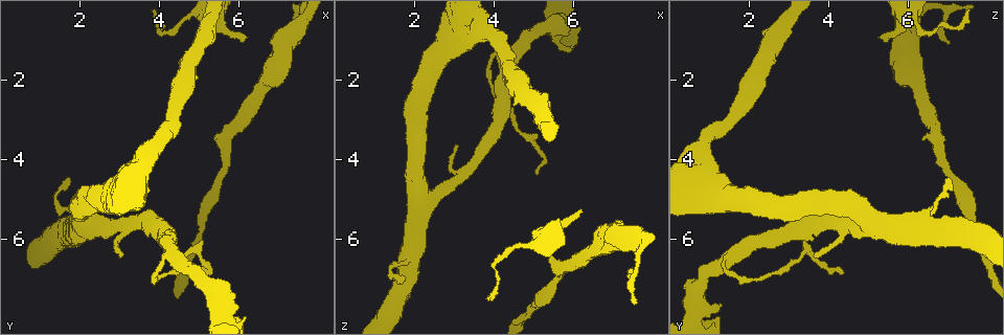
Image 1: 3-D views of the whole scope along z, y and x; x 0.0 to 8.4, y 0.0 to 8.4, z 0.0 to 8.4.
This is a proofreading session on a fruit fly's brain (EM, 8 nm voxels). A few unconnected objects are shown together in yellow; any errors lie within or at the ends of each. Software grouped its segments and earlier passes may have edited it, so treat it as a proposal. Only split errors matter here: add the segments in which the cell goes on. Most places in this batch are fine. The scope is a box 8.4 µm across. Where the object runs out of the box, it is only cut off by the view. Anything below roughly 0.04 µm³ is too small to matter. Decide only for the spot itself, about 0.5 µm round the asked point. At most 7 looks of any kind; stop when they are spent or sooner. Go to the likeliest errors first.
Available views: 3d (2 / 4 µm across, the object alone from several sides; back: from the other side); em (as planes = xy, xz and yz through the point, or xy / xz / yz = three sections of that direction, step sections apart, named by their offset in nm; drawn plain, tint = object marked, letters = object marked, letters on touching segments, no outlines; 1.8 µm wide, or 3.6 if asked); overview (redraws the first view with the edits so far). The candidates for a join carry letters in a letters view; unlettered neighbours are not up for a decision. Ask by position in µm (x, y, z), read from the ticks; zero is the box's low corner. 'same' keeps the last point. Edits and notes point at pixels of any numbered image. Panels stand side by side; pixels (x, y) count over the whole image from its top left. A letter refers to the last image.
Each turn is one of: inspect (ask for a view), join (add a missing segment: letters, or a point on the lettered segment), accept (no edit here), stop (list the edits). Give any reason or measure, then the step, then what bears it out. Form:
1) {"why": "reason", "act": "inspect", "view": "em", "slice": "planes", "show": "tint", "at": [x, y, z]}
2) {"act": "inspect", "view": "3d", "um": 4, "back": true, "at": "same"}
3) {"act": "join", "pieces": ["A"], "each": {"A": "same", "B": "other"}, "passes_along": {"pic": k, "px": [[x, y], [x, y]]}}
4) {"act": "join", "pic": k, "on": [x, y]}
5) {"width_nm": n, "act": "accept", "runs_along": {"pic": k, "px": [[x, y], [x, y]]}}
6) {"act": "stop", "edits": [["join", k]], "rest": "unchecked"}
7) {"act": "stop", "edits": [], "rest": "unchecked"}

{"why": "free end", "act": "inspect", "view": "em", "slice": "xy", "step": 4, "show": "letters", "at": [6.15, 0.90, 5.25]}

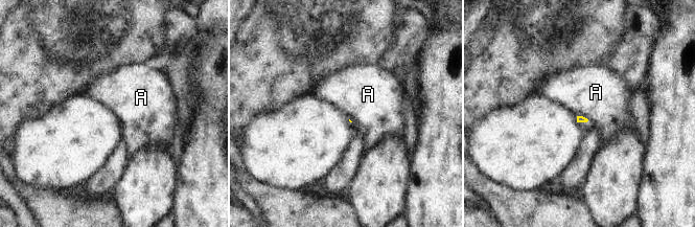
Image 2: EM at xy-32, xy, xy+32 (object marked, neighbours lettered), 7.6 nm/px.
{"act": "inspect", "view": "em", "slice": "yz", "step": 8, "show": "letters", "at": "same"}

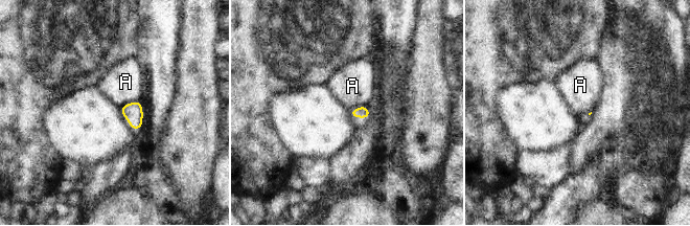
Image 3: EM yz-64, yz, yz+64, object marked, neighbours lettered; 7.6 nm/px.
{"longest_contact_nm": ["A", 170], "act": "accept", "each": {"A": "other"}, "border": {"pic": 3, "px": [[139, 99], [127, 103], [119, 108]]}, "found": "no lettered segment goes on from it"}

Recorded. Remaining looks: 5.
{"why": "thin end", "act": "inspect", "view": "3d", "um": 4, "at": [5.05, 6.85, 4.35]}

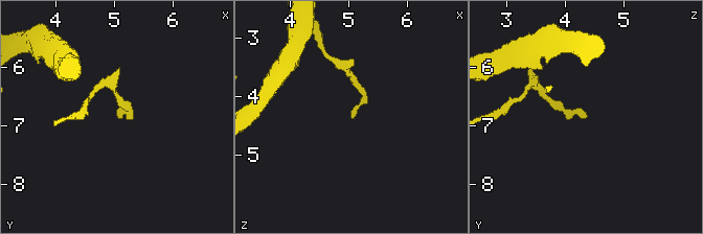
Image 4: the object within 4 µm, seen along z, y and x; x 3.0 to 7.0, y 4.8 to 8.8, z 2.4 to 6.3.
{"act": "inspect", "view": "em", "slice": "planes", "show": "letters", "at": [5.10, 6.80, 4.40]}

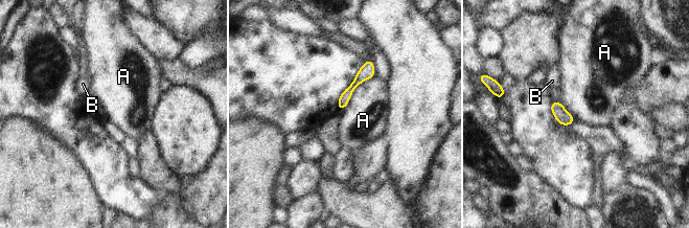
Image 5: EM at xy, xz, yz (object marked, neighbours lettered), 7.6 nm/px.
{"act": "accept", "each": {"A": "other", "B": "other"}, "runs_along": {"pic": 5, "px": [[369, 62], [340, 107]]}, "found": "no lettered segment goes on from it"}

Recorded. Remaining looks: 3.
{"why": "arms part here", "act": "inspect", "view": "3d", "um": 2, "at": [4.35, 6.45, 1.55]}

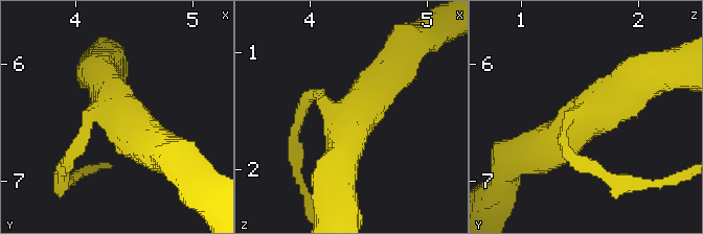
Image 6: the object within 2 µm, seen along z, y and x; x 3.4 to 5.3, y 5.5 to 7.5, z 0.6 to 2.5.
{"arms": 3, "why": "need the tissue", "act": "inspect", "view": "em", "slice": "planes", "show": "letters", "at": [4.28, 6.46, 1.50]}

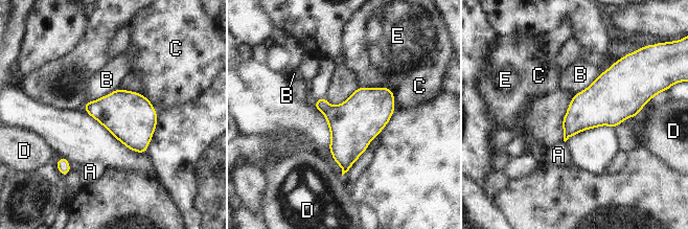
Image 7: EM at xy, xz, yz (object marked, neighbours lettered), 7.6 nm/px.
{"longest_contact_nm": ["C", 340], "act": "accept", "each": {"A": "other", "B": "other", "C": "other", "D": "other", "E": "other"}, "border": {"pic": 7, "px": [[118, 87], [98, 98], [87, 101]]}, "found": "none of them fits"}

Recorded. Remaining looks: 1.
{"act": "stop", "edits": [], "rest": "unchecked"}

